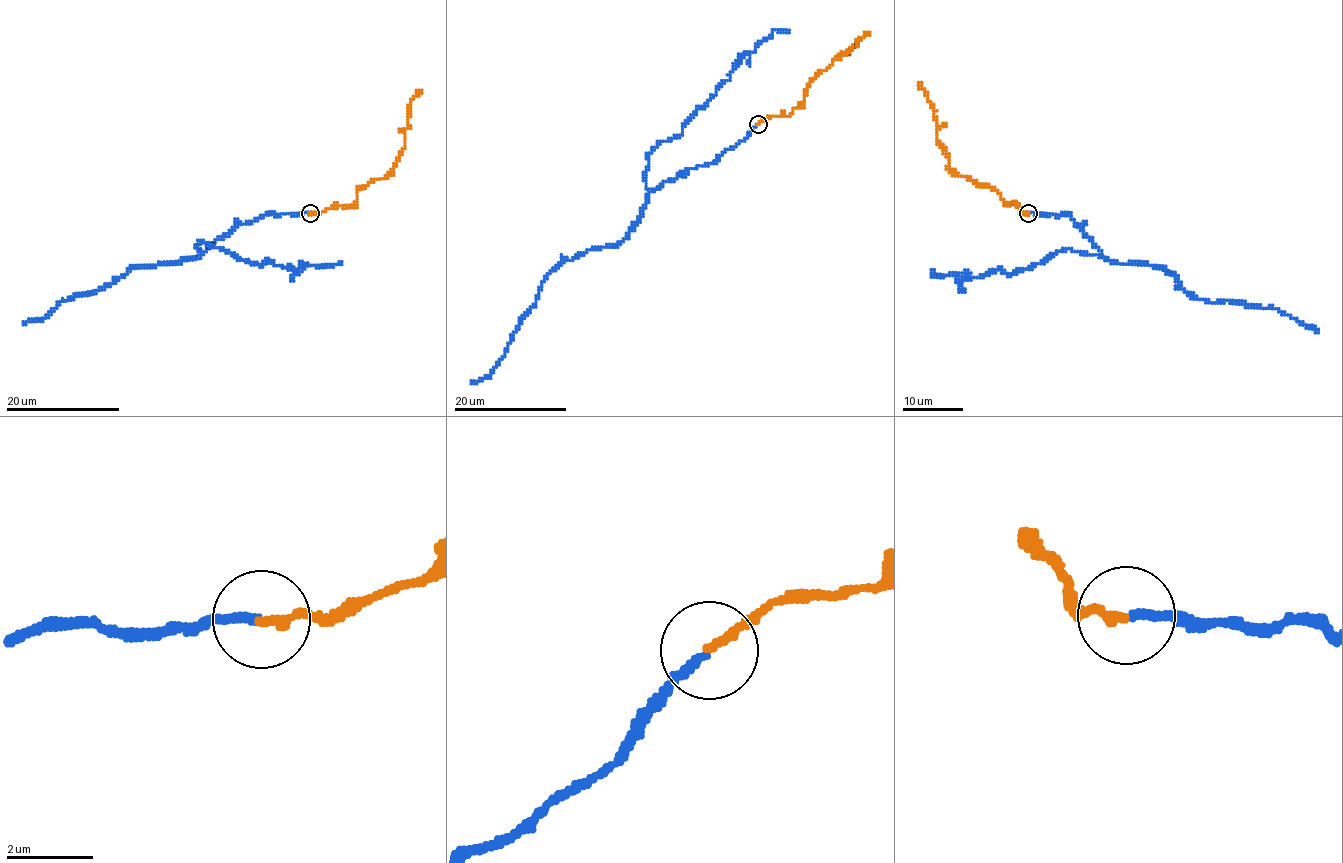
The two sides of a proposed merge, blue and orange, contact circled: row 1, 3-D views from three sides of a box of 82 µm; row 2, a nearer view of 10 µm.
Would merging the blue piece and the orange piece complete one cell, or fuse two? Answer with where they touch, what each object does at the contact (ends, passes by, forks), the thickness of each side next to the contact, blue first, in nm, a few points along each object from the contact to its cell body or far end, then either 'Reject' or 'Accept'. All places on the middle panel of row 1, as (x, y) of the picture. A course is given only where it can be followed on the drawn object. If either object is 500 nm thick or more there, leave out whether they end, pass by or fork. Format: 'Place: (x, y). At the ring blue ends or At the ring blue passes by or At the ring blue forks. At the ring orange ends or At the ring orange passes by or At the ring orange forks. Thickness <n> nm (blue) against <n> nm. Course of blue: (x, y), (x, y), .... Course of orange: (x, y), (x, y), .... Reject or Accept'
Place: (758, 124). At the ring blue ends. At the ring orange ends. Thickness 200 nm (blue) against 220 nm. Course of blue: (758, 125), (713, 163), (649, 193), (620, 242), (551, 271), (504, 357), (470, 383). Course of orange: (758, 123), (775, 115), (788, 117), (803, 100), (807, 84), (840, 53), (870, 34). Accept

